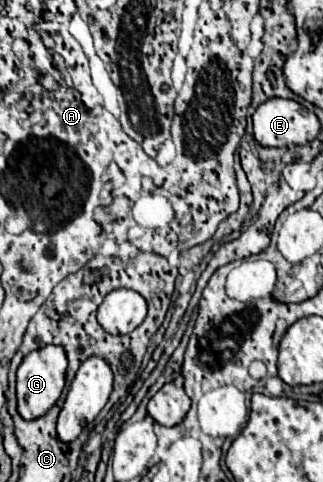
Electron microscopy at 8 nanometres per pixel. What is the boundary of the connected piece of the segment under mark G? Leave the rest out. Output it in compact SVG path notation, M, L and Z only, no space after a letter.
M46 345L24 357L16 373L16 399L18 399L18 413L22 415L22 419L30 421L46 415L46 411L58 401L66 385L66 367L68 367L66 353L58 345Z

